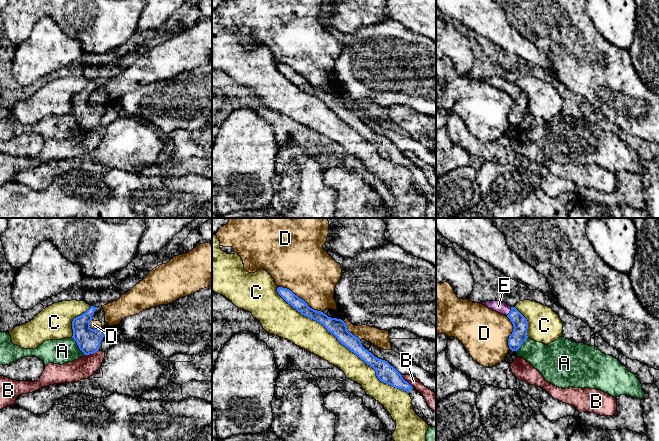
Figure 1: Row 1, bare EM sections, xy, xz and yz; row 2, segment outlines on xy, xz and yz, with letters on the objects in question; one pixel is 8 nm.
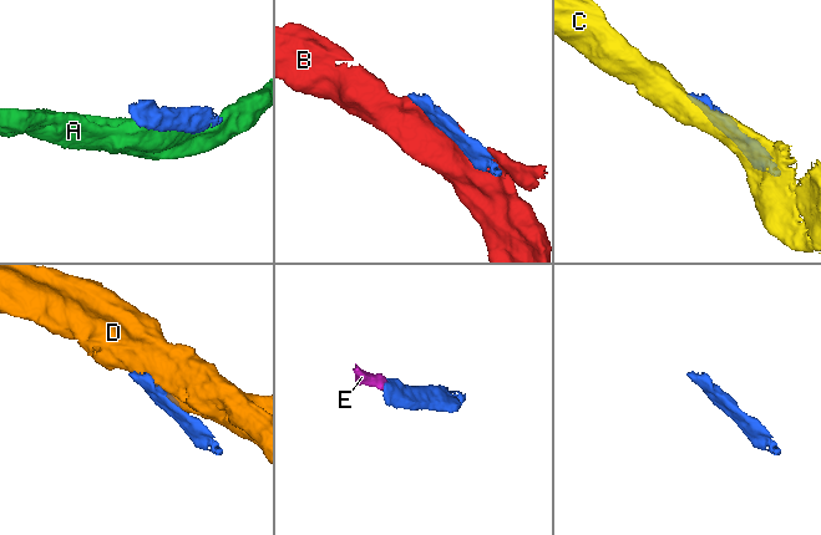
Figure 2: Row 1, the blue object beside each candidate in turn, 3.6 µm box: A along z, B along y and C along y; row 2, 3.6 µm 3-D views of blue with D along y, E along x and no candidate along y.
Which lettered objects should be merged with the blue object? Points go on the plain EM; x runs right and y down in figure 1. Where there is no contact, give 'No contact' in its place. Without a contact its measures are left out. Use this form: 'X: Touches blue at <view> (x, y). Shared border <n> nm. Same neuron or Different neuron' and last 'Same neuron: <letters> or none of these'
A: Touches blue at xy (78, 122). Shared border 170 nm. Different neuron
B: Touches blue at xy (90, 129). Shared border 120 nm. Different neuron
C: Touches blue at xz (343, 120). Shared border 1350 nm. Different neuron
D: Touches blue at xz (300, 74). Shared border 400 nm. Different neuron
E: Touches blue at yz (510, 87). Shared border 80 nm. Same neuron
Same neuron: E

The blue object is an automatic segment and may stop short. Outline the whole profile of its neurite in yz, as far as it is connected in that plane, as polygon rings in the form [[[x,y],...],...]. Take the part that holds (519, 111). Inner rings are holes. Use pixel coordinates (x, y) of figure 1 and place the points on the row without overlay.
[[[488,77],[483,78],[482,80],[510,95],[514,105],[512,110],[509,112],[508,121],[510,126],[517,127],[521,123],[521,120],[528,114],[527,95],[515,83],[511,83],[504,78]]]

